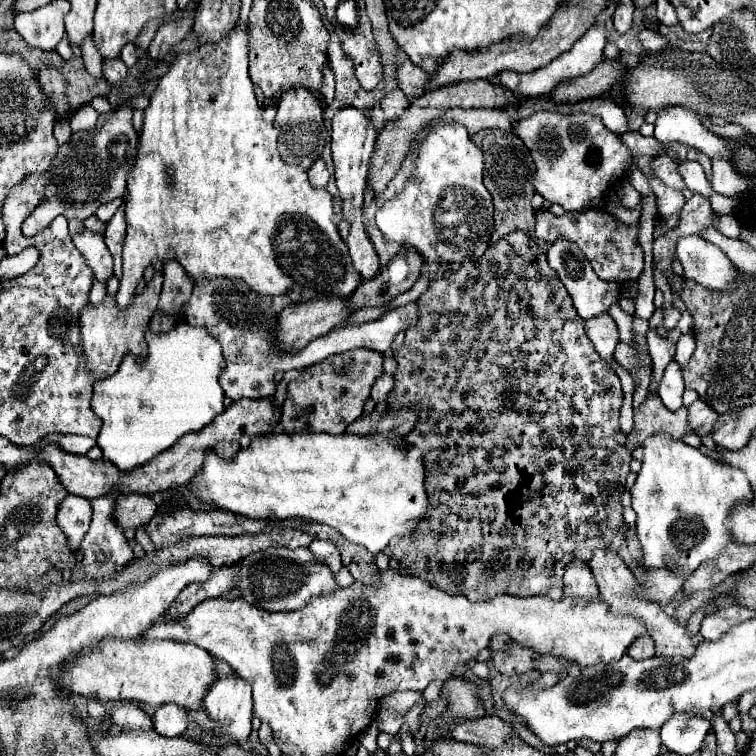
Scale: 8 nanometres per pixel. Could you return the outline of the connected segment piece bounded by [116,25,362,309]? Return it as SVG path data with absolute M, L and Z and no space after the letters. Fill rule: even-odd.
M238 25L238 27L232 29L232 37L226 37L226 41L214 44L207 43L205 46L200 45L198 49L190 51L190 53L178 55L176 61L170 65L168 73L164 77L160 77L158 89L150 97L150 105L144 111L144 127L142 127L142 133L140 133L140 149L138 149L136 161L134 161L134 165L130 169L130 175L128 175L128 201L126 201L128 203L126 205L128 233L126 233L124 251L122 251L124 275L120 279L120 289L116 293L118 309L126 309L130 305L130 299L134 297L136 285L142 279L144 269L148 265L152 265L154 257L162 259L162 261L168 261L168 259L178 261L192 281L216 279L216 277L240 279L252 291L256 291L260 295L270 295L270 297L288 295L294 303L310 301L310 299L316 299L316 297L322 297L322 295L350 297L354 293L354 289L360 285L362 277L360 277L360 273L354 271L352 259L348 255L348 247L338 233L338 225L332 221L332 217L334 217L332 195L326 189L314 189L310 185L304 169L300 169L298 165L286 165L280 159L278 149L276 149L278 127L274 123L264 121L264 109L256 101L254 87L252 87L250 77L248 77L248 61L246 59L248 59L248 29L244 25ZM168 167L174 169L170 185L164 181Z

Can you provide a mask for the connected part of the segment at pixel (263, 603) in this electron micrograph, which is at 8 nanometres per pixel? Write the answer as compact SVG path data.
M268 547L266 551L254 553L240 561L240 583L236 585L242 591L242 597L268 611L296 611L308 605L312 597L328 595L338 589L334 573L318 561L308 547Z

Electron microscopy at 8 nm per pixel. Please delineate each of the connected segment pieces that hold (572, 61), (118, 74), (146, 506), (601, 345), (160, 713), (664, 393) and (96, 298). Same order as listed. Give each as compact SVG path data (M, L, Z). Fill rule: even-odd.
M612 3L605 9L602 15L594 21L594 25L572 45L572 49L564 51L560 57L556 57L554 61L550 61L548 65L536 69L534 73L512 73L512 71L504 71L504 73L498 73L498 79L500 79L500 85L504 85L506 89L522 95L522 97L538 97L538 95L550 95L560 83L564 81L572 81L580 75L586 75L594 69L594 65L598 65L602 61L602 51L604 51L604 45L606 45L606 29L604 29L604 23L606 23L606 17L613 15L618 7L618 3Z
M108 59L104 61L104 77L114 85L114 83L122 83L128 75L128 67L124 65L124 61L120 59Z
M120 493L114 507L114 521L122 529L136 529L146 525L156 515L158 505L150 495L134 495L134 493Z
M604 313L600 317L594 317L586 323L586 333L594 345L594 349L598 351L598 355L604 359L604 361L612 361L614 359L614 351L620 343L620 337L618 337L618 327L614 323L614 319Z
M162 705L154 713L154 731L164 737L178 737L188 725L188 715L178 705Z
M670 361L658 385L658 395L670 411L676 411L682 407L682 393L684 393L684 379L680 373L680 365L676 361Z
M96 281L90 291L90 305L100 305L104 301L104 297L106 297L106 285Z

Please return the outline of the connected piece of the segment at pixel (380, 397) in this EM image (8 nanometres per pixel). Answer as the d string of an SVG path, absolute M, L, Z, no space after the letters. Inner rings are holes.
M382 373L382 375L378 377L378 381L374 383L374 387L372 387L370 399L372 399L374 403L382 403L382 401L386 401L386 397L388 397L390 391L392 391L392 387L394 387L394 377Z

